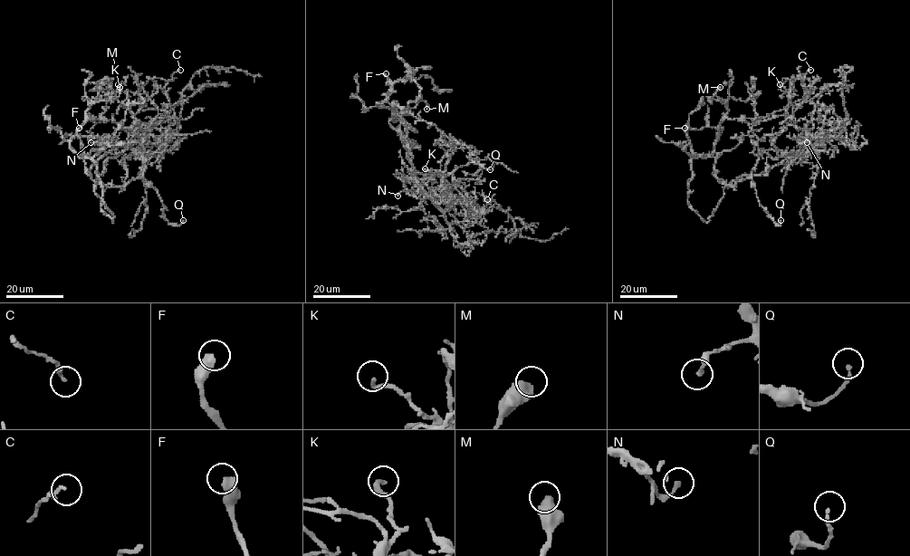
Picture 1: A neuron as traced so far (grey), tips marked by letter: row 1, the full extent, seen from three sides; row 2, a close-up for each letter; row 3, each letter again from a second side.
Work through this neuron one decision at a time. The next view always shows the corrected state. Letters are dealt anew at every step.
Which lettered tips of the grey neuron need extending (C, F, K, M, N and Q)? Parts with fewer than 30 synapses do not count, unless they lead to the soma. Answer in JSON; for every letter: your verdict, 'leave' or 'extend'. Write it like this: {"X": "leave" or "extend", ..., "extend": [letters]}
{"C": "leave", "F": "leave", "K": "leave", "M": "leave", "N": "leave", "Q": "leave", "extend": []}

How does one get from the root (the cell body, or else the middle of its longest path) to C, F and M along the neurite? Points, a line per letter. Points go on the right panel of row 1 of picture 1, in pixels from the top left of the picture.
C: (727, 186), (800, 158), (820, 140), (786, 119), (812, 91), (802, 78), (810, 70)
F: (727, 186), (717, 207), (705, 222), (688, 201), (694, 153), (684, 128)
M: (727, 186), (707, 222), (688, 203), (691, 160), (713, 152), (718, 127), (728, 110), (712, 99), (720, 87)

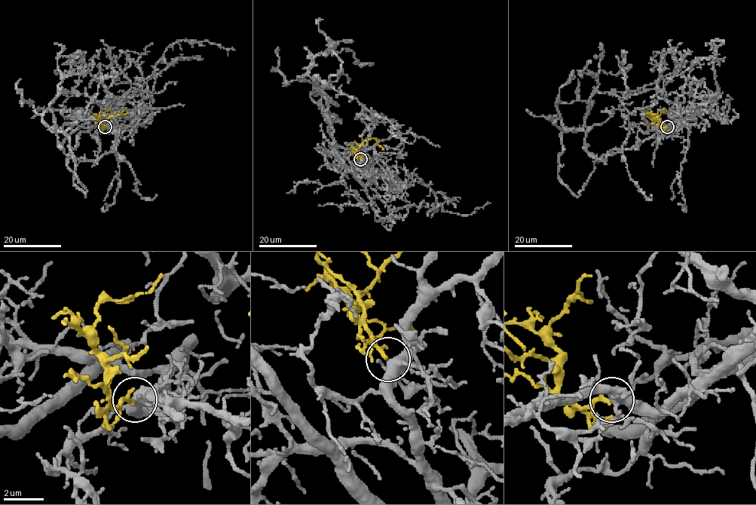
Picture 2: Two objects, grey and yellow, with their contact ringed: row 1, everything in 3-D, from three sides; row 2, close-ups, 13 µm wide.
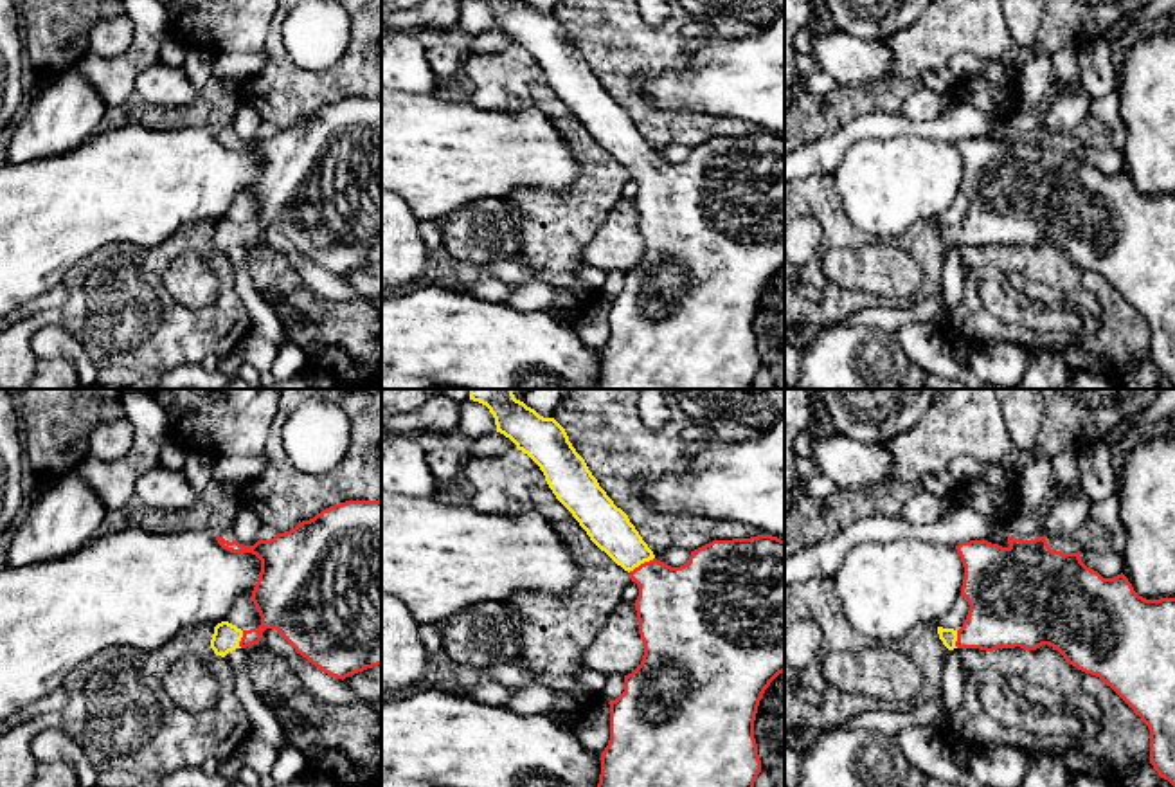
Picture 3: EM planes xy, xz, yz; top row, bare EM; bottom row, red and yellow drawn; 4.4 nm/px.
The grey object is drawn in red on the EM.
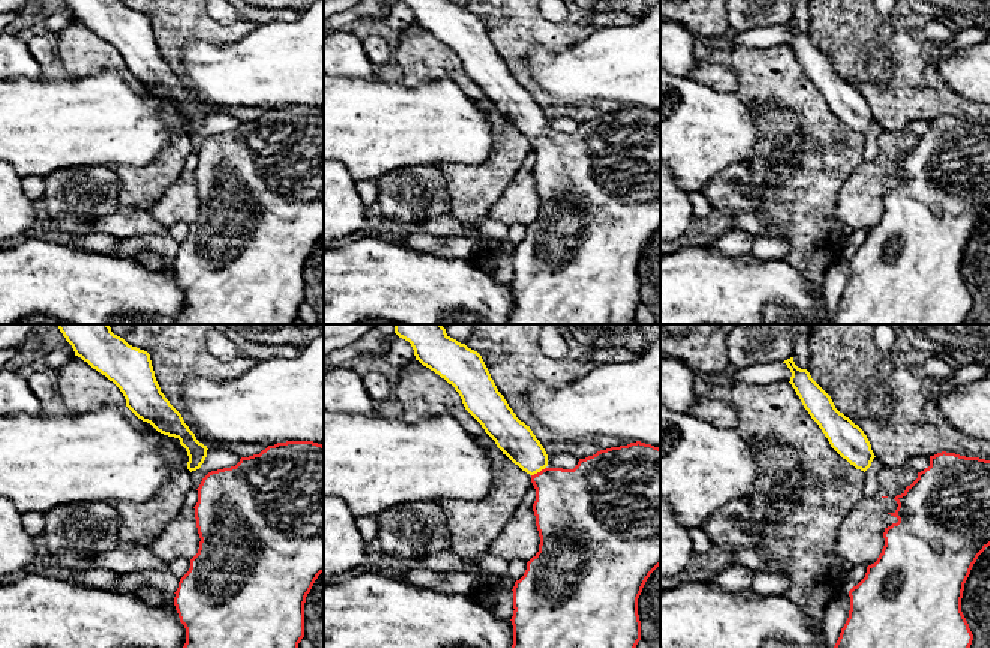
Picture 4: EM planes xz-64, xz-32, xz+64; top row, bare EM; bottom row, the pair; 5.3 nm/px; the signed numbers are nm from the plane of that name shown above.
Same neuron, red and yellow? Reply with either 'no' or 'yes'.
yes

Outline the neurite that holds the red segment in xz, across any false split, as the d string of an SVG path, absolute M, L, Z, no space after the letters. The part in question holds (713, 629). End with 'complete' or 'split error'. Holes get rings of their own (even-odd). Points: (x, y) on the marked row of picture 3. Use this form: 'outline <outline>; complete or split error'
outline M470 389L470 400L489 409L495 418L497 432L509 438L518 450L527 454L543 472L545 481L556 499L572 513L590 540L605 551L617 565L630 573L632 582L639 585L635 611L639 620L639 634L644 645L641 665L624 675L624 692L610 704L610 740L601 753L601 774L597 787L754 787L761 773L761 760L754 738L754 720L759 701L770 683L785 672L785 540L772 535L758 535L750 538L713 540L691 551L689 562L671 567L655 558L653 551L642 540L628 515L614 504L597 479L588 470L585 459L576 452L565 429L554 418L543 418L524 402L516 400L513 389Z; split error

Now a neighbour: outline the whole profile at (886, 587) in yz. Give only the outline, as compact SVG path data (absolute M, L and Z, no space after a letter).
M907 537L858 542L833 573L848 623L878 645L941 620L961 596L963 578L954 546Z

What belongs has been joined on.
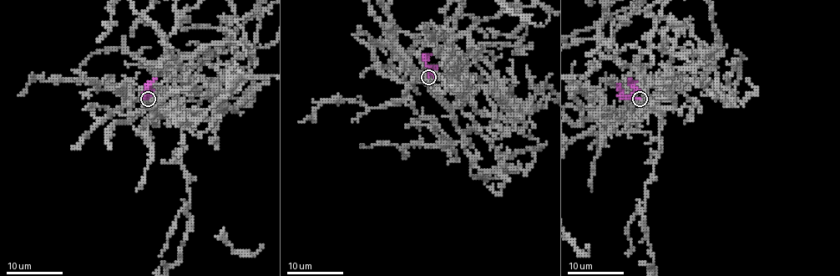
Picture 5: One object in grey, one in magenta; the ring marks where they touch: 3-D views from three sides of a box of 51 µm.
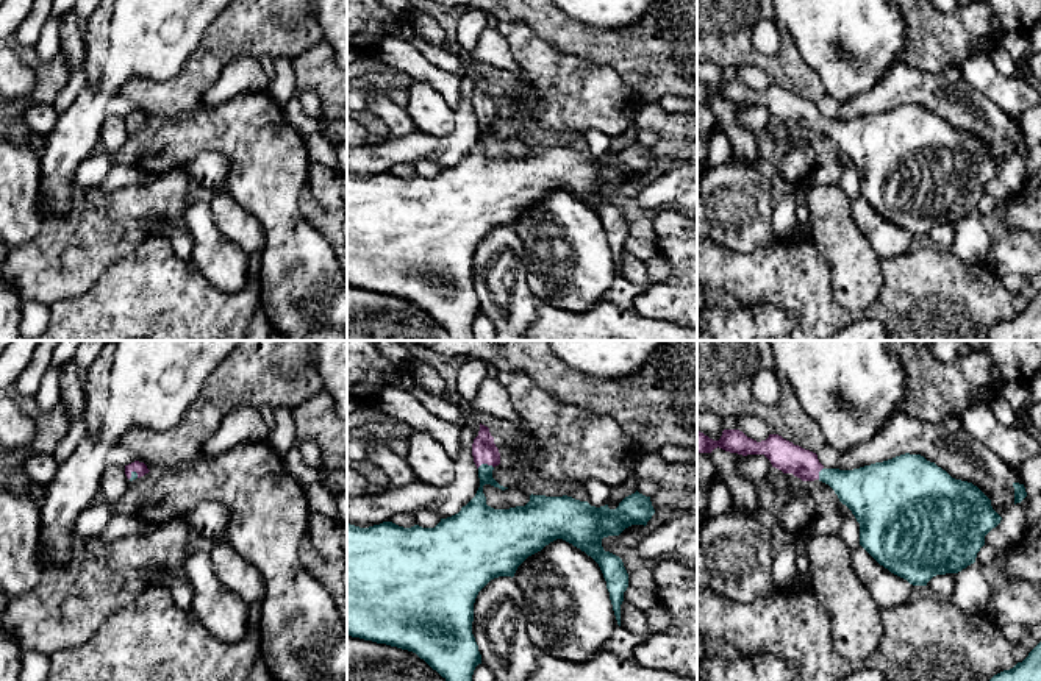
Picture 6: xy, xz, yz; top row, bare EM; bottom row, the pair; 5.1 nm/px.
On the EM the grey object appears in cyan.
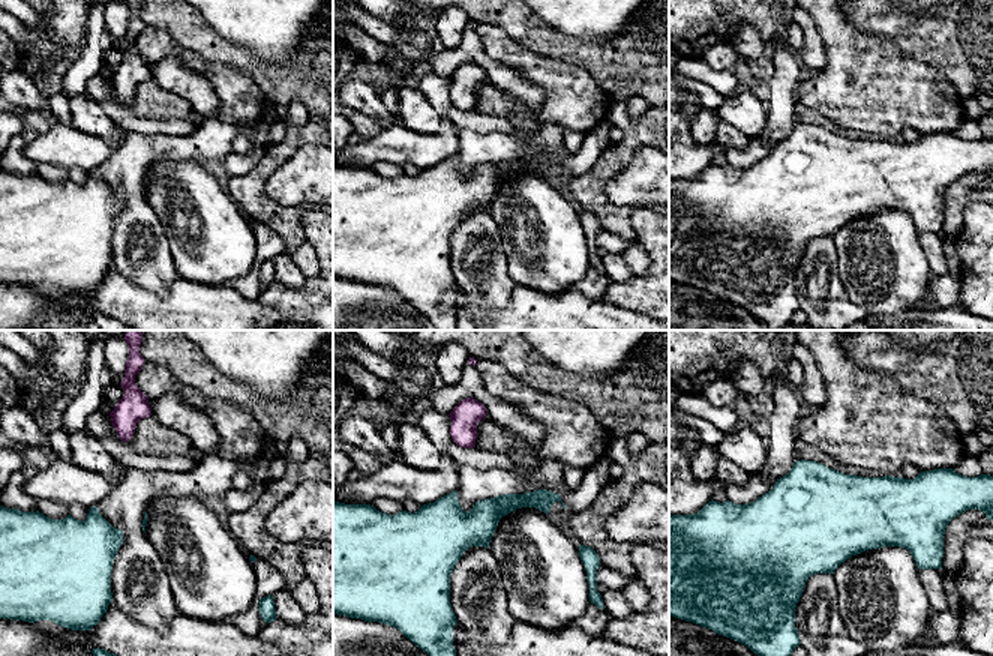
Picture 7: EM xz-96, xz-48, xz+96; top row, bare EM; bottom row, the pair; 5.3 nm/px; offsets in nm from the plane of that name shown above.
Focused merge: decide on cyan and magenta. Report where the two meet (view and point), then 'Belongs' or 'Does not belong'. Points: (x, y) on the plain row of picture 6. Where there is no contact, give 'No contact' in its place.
Touches cyan at xz (485, 114). Belongs

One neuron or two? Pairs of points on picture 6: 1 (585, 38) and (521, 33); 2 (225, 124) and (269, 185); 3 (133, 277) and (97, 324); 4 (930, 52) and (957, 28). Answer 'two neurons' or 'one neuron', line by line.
1: two neurons
2: one neuron
3: one neuron
4: one neuron

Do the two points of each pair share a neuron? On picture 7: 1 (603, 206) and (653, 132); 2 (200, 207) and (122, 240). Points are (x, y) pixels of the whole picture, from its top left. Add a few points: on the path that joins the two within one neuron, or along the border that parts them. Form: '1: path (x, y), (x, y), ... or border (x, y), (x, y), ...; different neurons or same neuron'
1: path (597, 185), (597, 176), (632, 141); same neuron
2: border (143, 197), (161, 224), (173, 255); different neurons

